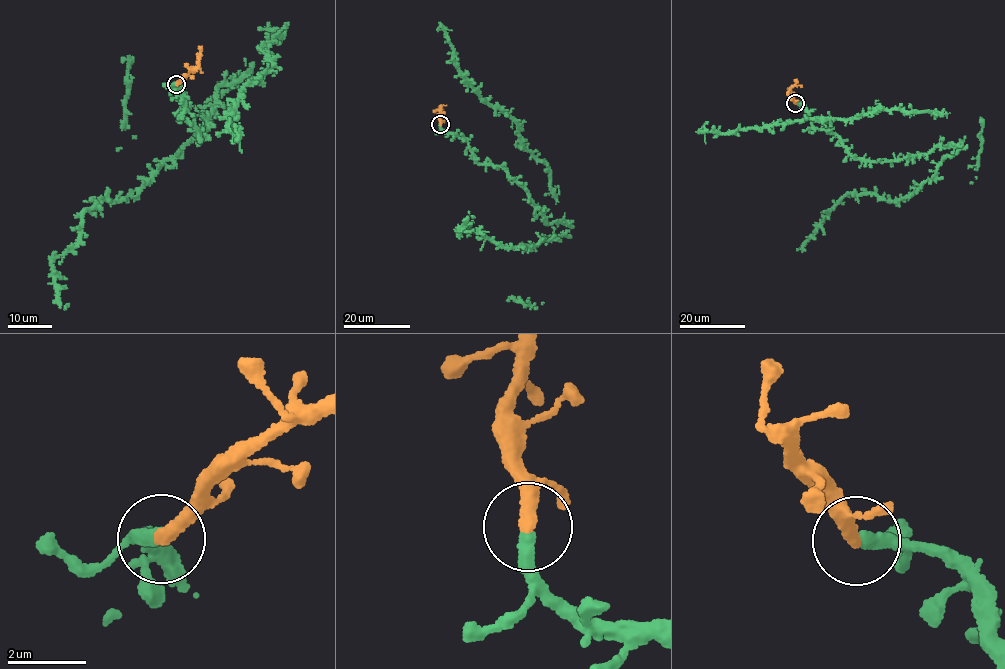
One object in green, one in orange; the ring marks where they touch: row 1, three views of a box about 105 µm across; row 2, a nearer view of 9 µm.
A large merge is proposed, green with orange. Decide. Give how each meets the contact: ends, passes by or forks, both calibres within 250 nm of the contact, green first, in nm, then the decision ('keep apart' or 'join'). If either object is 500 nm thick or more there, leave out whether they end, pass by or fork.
green ends | orange ends | 360/360 nm | join

